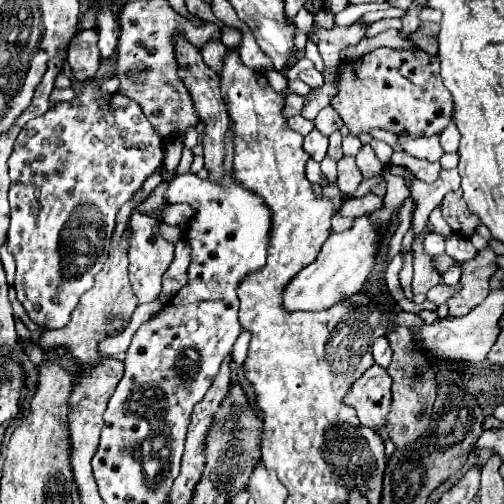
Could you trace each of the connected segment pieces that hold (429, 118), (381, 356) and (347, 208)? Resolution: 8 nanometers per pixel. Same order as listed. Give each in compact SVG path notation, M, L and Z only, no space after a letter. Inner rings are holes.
M376 48L358 62L344 64L332 108L352 134L384 128L394 134L410 132L414 138L422 138L440 134L452 120L452 96L442 82L440 60L422 50Z
M380 338L380 340L374 342L372 356L374 356L374 364L378 364L382 368L388 368L388 364L392 360L392 350L390 350L390 344L388 344L386 338Z
M362 196L362 198L348 200L348 202L342 206L340 214L348 216L348 218L356 218L356 216L364 214L364 210L374 210L374 208L378 208L380 204L382 204L380 198L376 198L376 200L368 200L368 196Z

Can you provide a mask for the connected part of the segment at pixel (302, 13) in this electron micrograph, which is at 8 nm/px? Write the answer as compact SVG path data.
M302 7L294 18L294 23L297 28L311 32L311 27L314 21L313 14L305 7Z

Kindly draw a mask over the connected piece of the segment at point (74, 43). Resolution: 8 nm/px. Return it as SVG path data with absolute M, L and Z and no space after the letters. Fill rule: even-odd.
M84 30L70 40L68 46L68 62L76 76L78 84L84 84L94 78L100 66L100 52L98 52L98 32Z

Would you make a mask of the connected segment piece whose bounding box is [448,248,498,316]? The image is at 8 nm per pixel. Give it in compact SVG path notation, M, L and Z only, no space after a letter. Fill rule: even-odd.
M490 248L478 252L474 260L462 262L460 292L448 300L450 316L464 316L472 306L480 304L490 292L488 280L496 270L496 254Z

